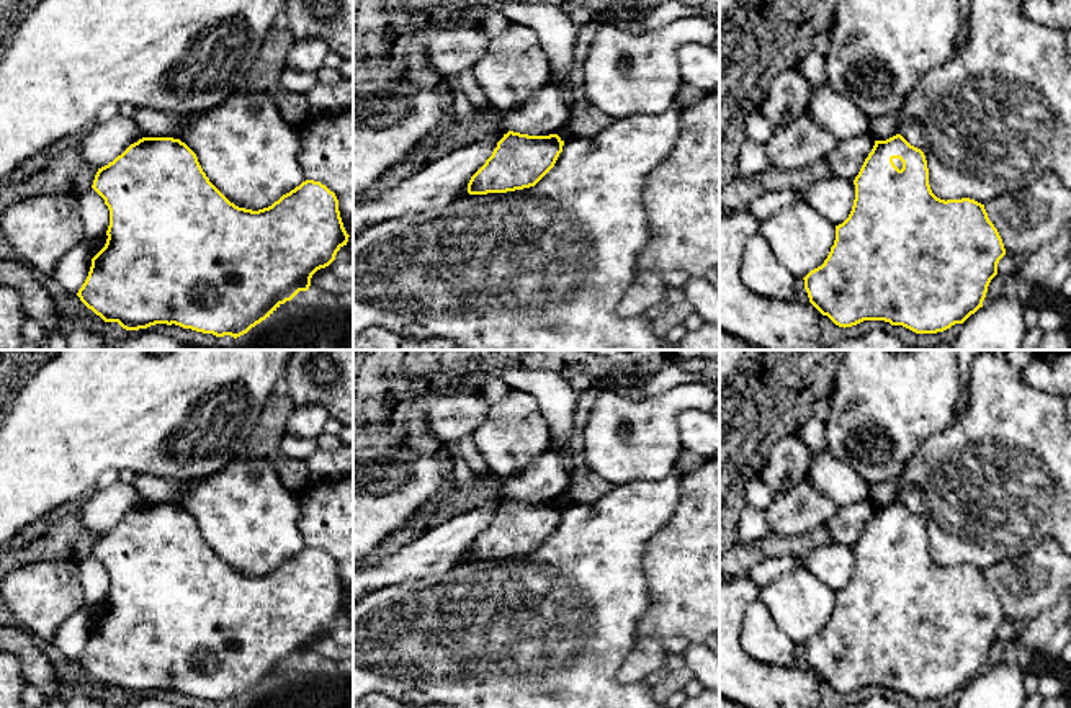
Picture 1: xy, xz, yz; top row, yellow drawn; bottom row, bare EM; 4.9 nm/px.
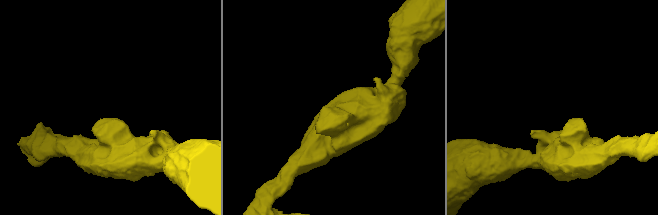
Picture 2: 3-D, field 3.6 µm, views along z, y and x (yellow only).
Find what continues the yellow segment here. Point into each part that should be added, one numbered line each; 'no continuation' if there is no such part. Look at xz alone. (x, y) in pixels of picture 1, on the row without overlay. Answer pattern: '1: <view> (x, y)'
no continuation

